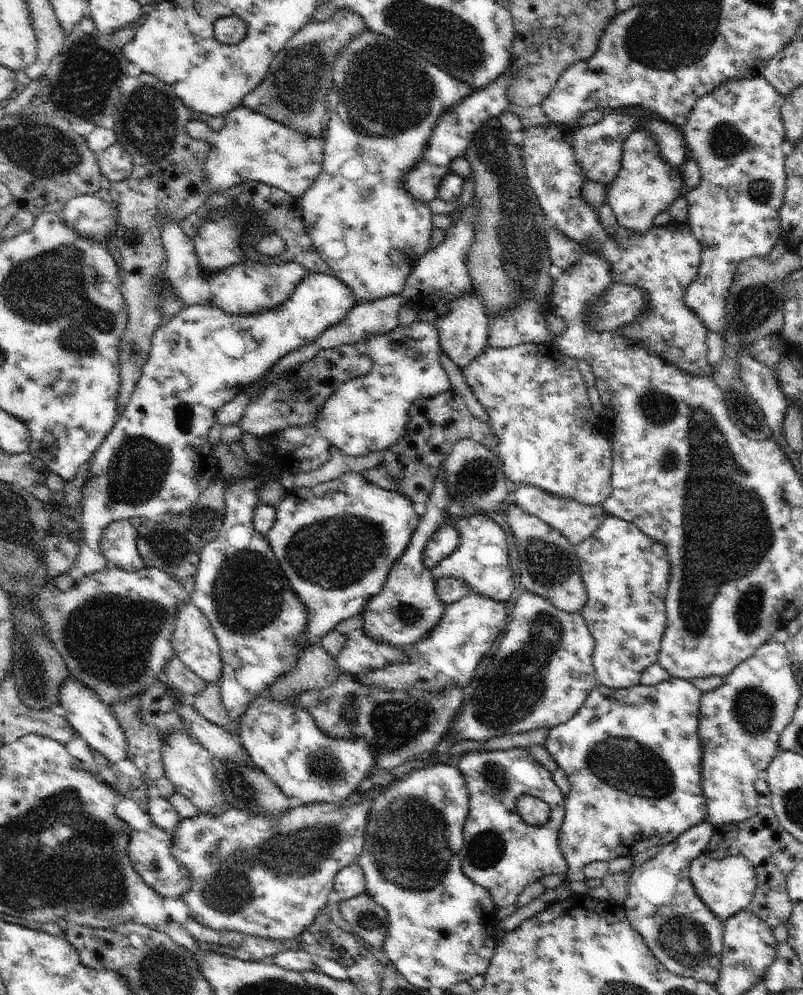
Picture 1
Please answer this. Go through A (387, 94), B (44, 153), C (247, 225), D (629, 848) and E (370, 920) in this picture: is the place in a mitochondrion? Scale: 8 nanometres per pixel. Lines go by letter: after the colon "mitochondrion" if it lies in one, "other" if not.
A: mitochondrion
B: mitochondrion
C: other
D: other
E: mitochondrion

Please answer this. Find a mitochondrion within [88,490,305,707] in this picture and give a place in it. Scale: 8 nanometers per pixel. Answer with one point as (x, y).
(246, 599)

